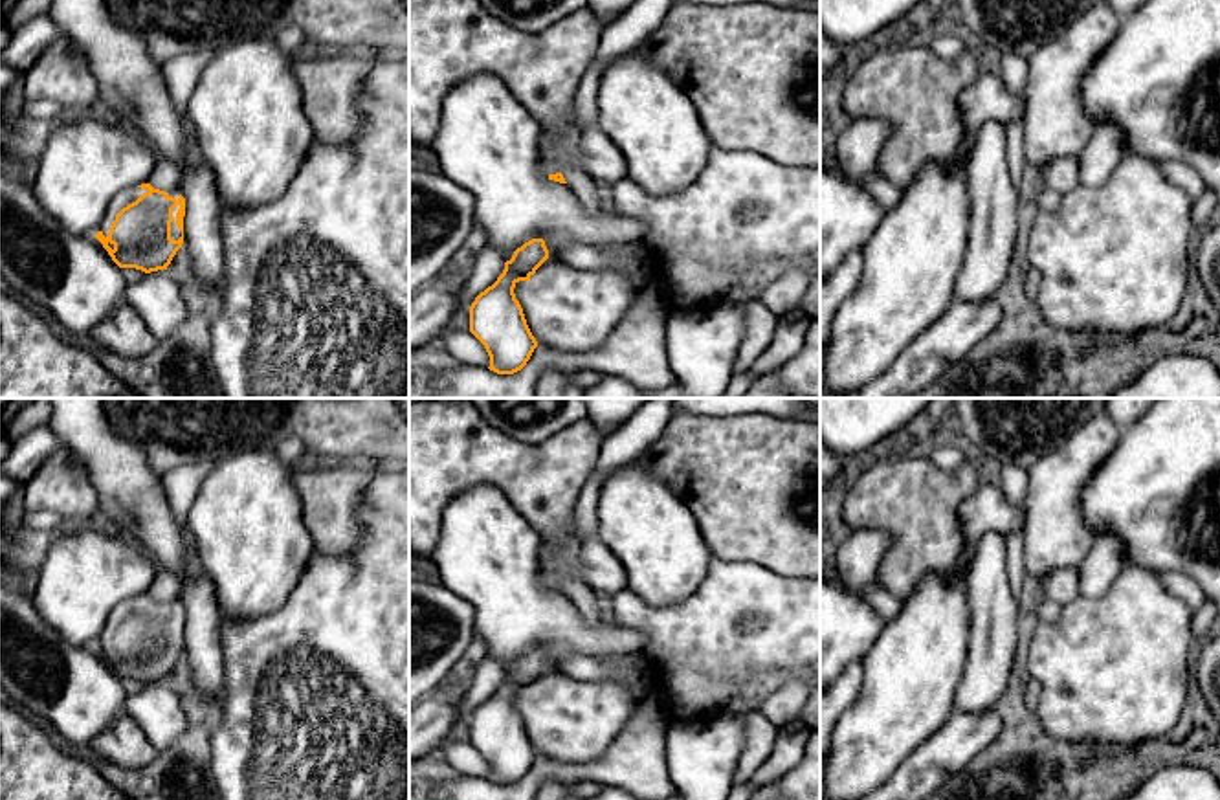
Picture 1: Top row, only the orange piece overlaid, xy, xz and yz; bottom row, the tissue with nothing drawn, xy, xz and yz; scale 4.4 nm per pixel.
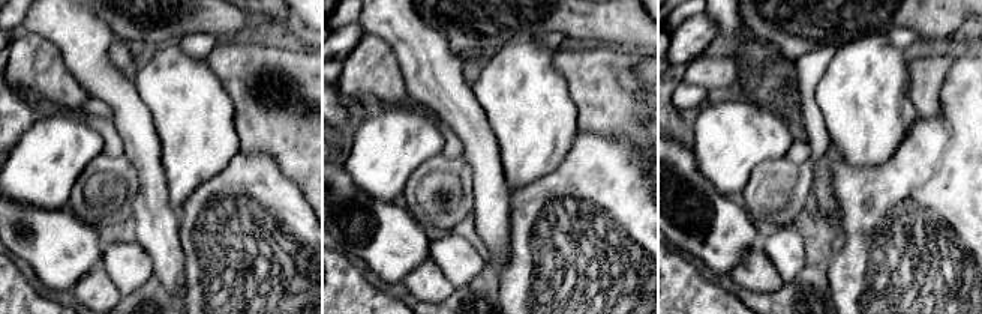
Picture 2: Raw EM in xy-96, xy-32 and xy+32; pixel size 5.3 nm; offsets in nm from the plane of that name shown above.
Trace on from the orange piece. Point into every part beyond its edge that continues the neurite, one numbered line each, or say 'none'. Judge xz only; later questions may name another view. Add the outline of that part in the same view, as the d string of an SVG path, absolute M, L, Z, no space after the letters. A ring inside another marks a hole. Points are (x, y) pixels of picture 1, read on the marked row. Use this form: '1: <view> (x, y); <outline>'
1: xz (558, 149); M574 105L567 110L567 127L561 132L549 132L541 128L539 134L539 154L543 172L556 174L563 172L565 167L580 165L580 143L583 127L576 119Z

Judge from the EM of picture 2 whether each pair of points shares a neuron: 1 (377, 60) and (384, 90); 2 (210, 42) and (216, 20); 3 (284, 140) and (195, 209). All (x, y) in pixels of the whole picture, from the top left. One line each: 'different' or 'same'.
1: same
2: different
3: different

